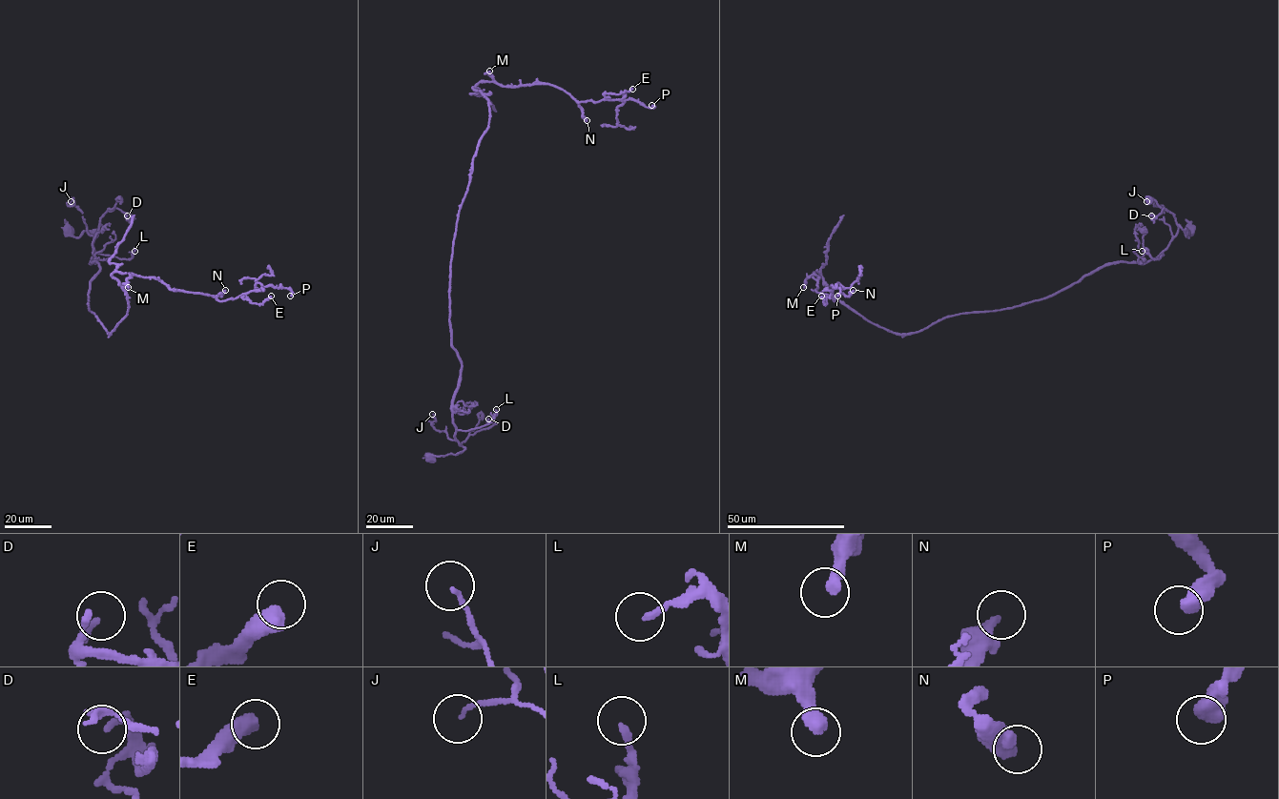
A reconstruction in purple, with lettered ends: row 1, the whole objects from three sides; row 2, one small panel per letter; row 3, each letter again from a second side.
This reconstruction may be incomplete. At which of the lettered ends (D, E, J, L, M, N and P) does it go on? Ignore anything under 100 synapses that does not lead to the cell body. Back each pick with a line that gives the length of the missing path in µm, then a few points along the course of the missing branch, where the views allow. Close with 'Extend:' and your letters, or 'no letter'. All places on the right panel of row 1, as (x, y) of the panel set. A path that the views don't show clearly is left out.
Extend: no letter

